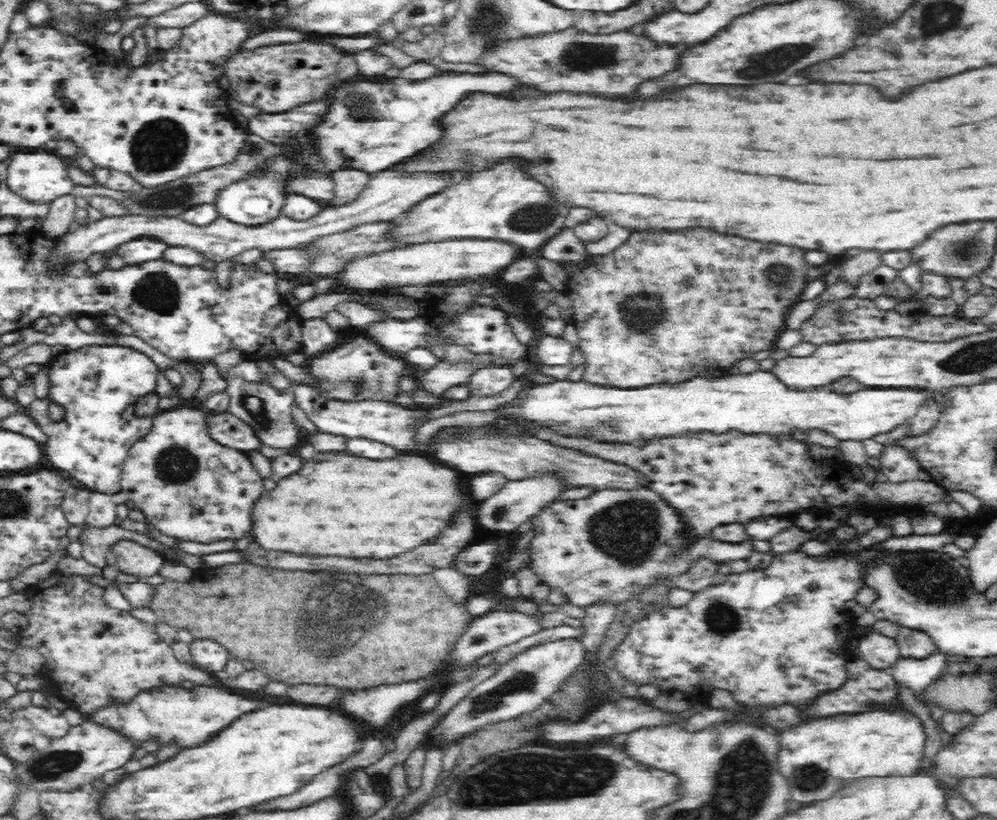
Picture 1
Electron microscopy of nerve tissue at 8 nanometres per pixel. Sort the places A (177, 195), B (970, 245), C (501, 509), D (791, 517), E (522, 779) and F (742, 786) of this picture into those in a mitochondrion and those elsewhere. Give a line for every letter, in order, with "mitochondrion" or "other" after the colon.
A: mitochondrion
B: mitochondrion
C: mitochondrion
D: other
E: mitochondrion
F: mitochondrion

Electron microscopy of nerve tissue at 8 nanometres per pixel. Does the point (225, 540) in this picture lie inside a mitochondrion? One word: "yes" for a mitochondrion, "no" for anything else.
no

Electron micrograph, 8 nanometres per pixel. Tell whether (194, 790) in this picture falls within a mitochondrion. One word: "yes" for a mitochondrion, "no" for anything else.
no

